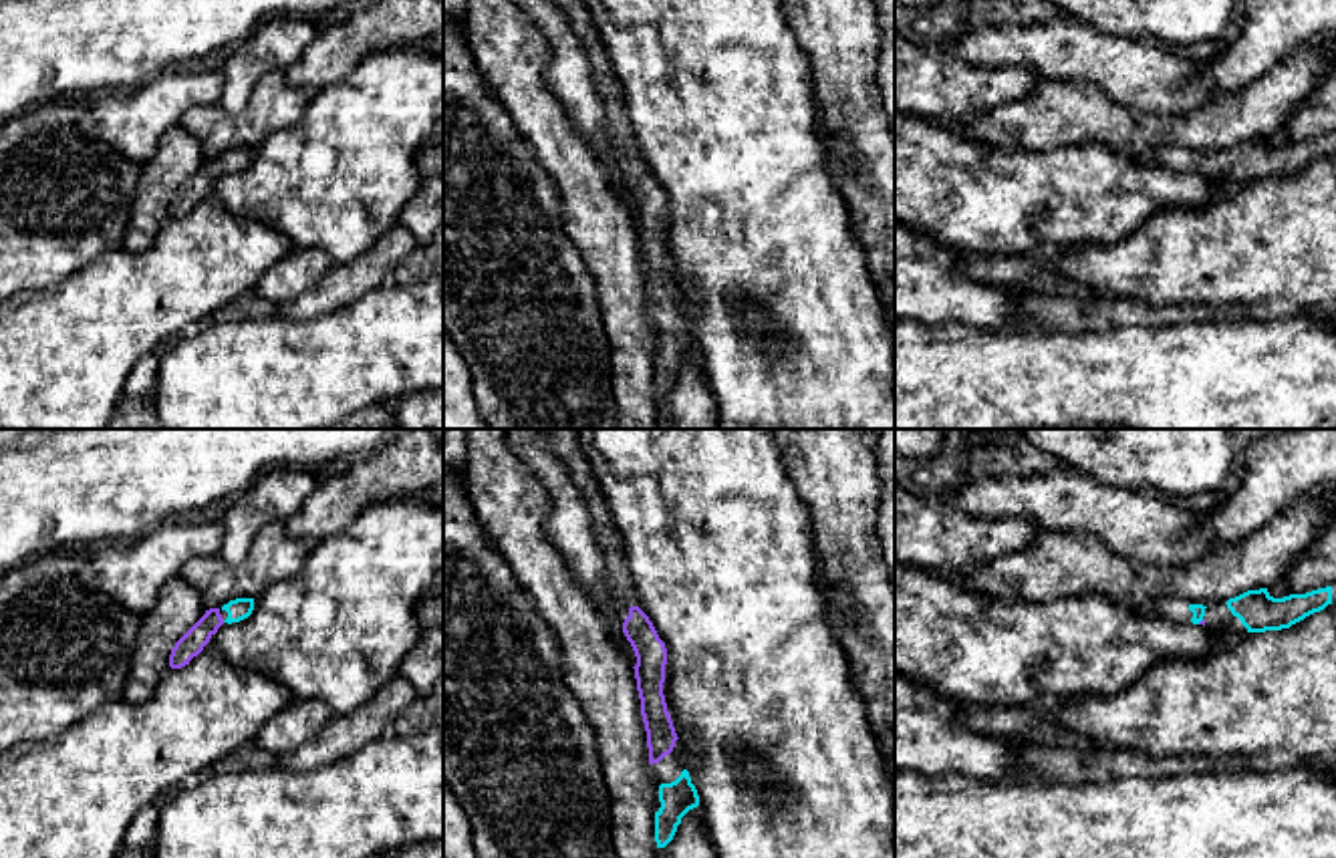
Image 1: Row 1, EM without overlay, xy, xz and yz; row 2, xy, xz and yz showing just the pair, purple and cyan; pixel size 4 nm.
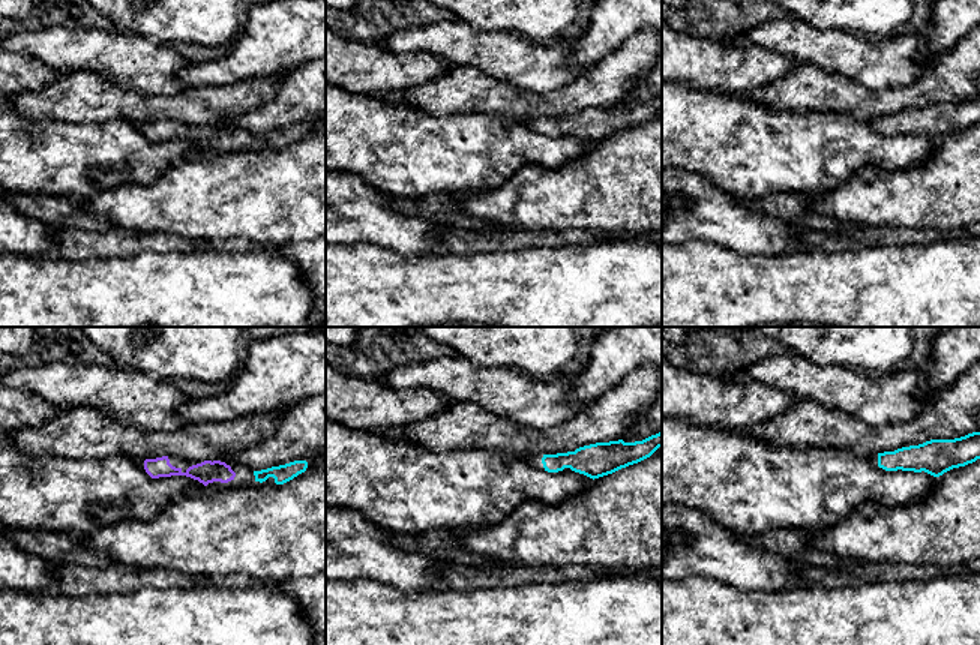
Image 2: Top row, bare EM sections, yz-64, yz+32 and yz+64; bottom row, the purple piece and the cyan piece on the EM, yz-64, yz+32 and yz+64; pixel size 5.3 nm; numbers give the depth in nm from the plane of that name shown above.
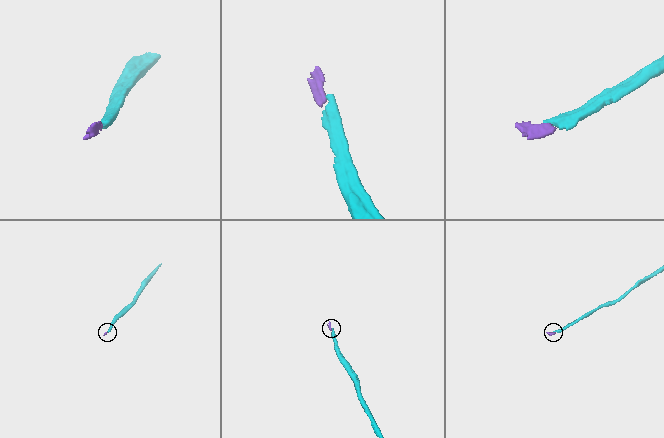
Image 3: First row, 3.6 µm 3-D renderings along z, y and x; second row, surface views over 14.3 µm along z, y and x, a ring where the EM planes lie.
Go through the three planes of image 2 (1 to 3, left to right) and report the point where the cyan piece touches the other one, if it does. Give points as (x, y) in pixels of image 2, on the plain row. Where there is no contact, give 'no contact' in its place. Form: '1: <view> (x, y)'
1: no contact
2: no contact
3: no contact

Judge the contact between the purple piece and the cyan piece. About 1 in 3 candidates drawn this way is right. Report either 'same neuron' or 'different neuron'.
same neuron

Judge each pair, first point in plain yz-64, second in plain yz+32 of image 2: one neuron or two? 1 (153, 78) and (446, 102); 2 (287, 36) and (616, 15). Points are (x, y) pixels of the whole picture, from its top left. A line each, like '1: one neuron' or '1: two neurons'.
1: two neurons
2: one neuron

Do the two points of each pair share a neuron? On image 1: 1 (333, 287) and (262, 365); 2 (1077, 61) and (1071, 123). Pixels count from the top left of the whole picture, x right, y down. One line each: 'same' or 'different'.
1: different
2: different

